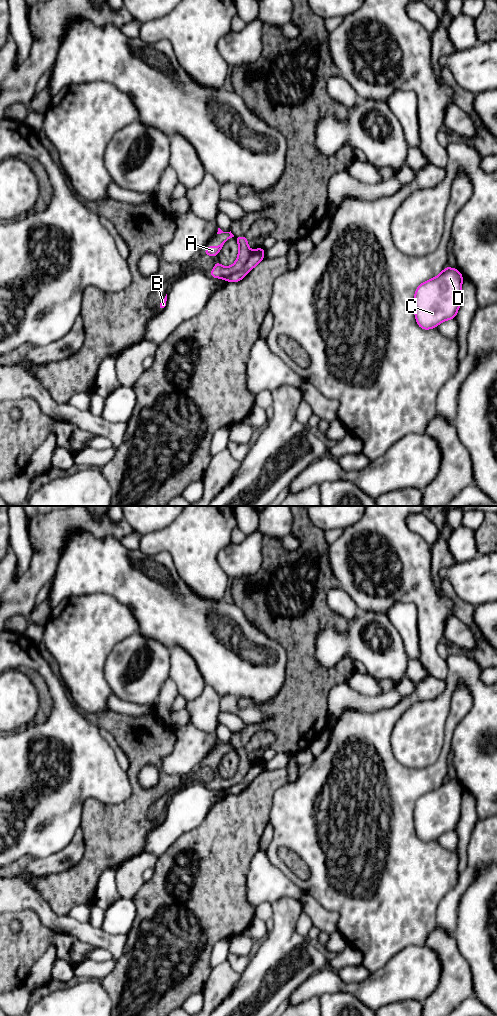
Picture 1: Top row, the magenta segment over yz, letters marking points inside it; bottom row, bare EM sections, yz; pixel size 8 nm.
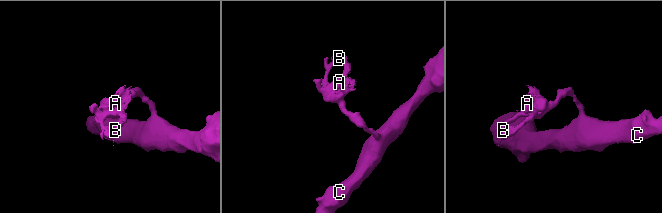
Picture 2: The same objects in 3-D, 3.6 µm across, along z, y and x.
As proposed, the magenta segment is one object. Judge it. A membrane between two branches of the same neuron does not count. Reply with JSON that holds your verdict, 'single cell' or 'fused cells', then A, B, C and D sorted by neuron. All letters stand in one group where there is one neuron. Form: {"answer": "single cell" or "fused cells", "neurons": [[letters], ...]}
{"answer": "fused cells", "neurons": [["A", "B"], ["C", "D"]]}

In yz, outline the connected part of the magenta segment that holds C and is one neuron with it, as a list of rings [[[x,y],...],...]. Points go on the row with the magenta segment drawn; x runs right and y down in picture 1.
[[[446,266],[436,277],[420,284],[414,294],[414,313],[424,330],[454,319],[461,304],[463,275]]]

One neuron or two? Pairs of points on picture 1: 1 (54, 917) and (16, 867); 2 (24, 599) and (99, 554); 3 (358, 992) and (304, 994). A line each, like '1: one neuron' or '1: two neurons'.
1: one neuron
2: two neurons
3: one neuron

